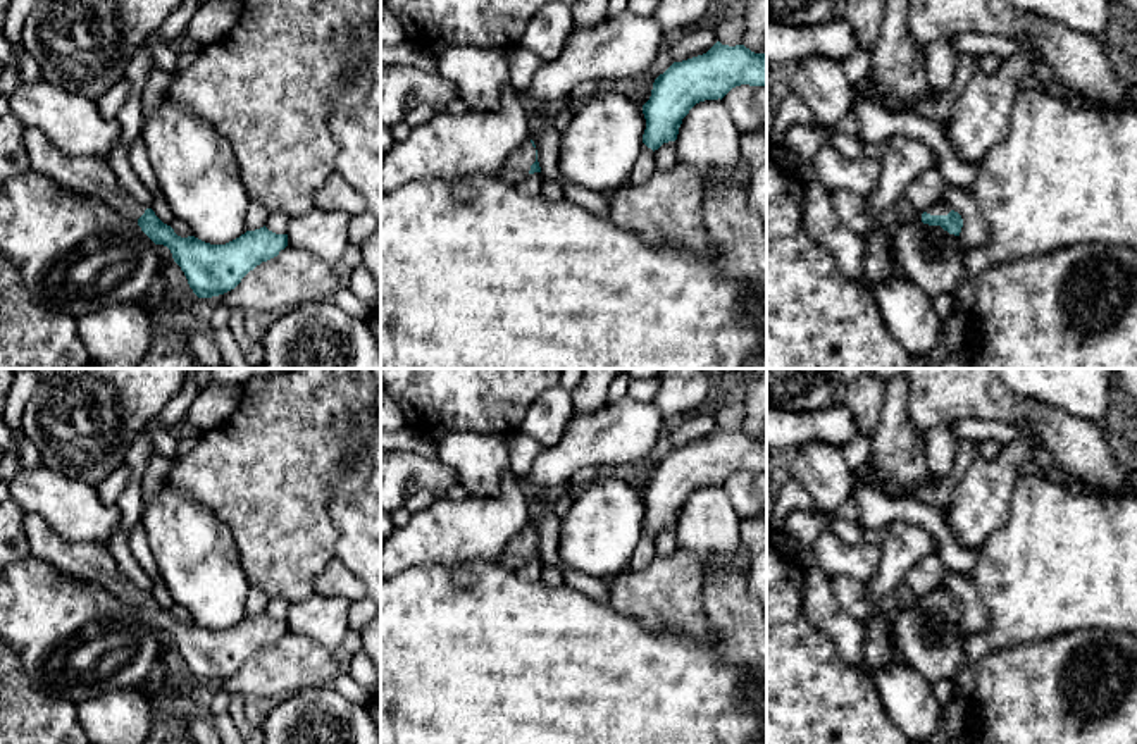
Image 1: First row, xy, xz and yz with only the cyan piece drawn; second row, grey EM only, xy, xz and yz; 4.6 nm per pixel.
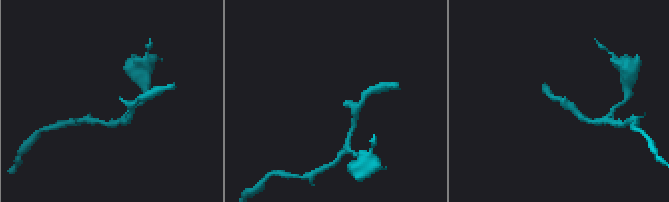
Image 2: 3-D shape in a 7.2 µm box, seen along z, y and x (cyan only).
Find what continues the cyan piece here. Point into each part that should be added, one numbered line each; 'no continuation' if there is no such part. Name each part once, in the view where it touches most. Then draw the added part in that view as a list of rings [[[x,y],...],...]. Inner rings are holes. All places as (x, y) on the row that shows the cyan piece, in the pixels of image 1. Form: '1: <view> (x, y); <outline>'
1: xz (519, 164); [[[531,140],[522,143],[515,153],[506,160],[500,179],[506,184],[515,186],[520,183],[531,170],[531,165],[536,162],[536,148]]]

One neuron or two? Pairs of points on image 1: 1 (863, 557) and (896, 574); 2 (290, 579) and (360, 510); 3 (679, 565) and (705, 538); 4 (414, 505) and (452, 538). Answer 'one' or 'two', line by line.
1: two
2: two
3: two
4: two

